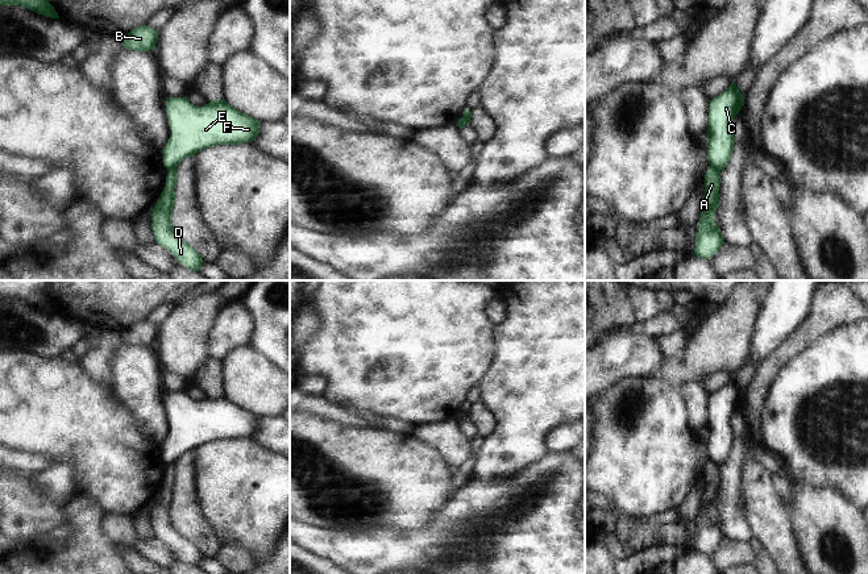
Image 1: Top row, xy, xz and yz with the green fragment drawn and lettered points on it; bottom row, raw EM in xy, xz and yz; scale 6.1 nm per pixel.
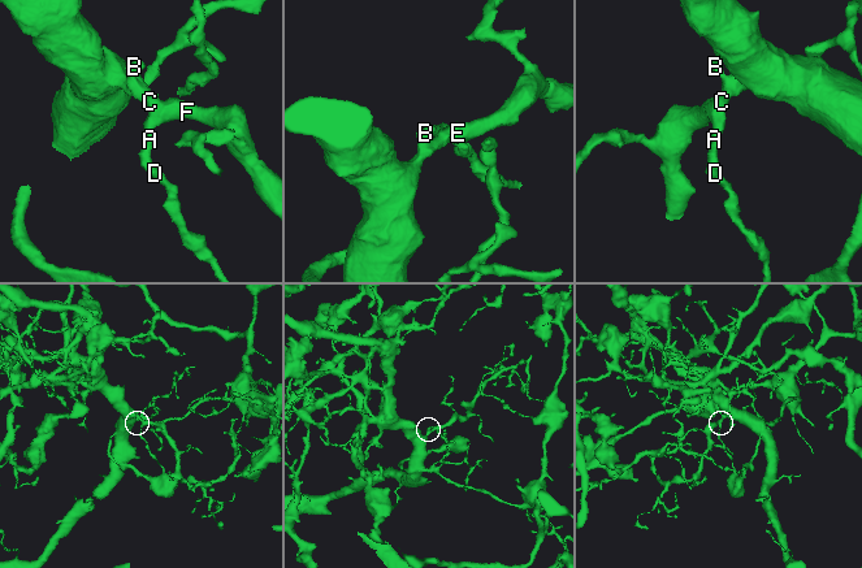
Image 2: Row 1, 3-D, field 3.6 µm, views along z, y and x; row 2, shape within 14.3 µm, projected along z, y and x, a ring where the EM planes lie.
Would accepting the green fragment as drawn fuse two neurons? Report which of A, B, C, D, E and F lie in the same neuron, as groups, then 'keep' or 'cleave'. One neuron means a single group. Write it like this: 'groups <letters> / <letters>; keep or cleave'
groups A D / B C E F; cleave

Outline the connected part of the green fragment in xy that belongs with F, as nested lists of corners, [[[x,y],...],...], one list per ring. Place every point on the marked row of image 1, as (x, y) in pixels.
[[[187,96],[167,97],[166,112],[171,136],[162,153],[169,171],[207,147],[252,142],[259,133],[258,120],[225,100],[198,107]]]

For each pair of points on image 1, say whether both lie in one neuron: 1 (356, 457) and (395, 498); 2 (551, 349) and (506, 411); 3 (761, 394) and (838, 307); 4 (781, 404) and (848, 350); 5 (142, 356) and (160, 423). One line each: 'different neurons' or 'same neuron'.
1: same neuron
2: same neuron
3: same neuron
4: same neuron
5: same neuron

